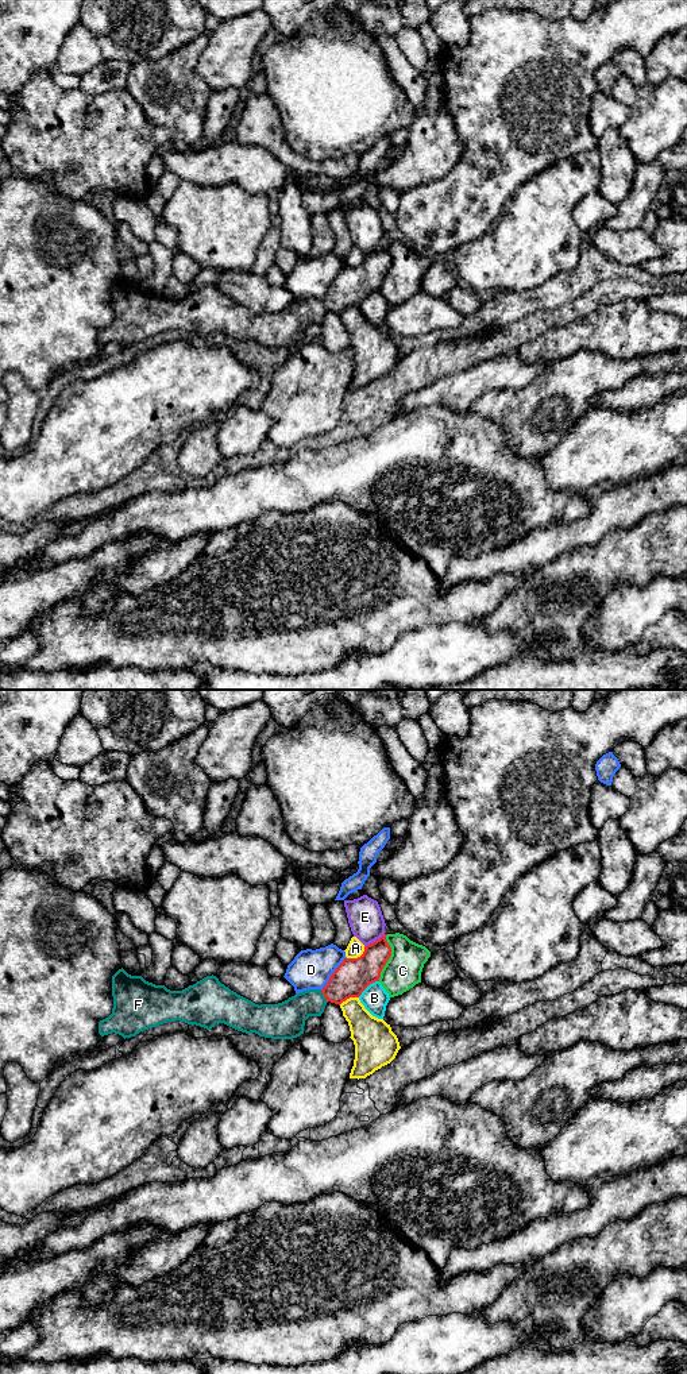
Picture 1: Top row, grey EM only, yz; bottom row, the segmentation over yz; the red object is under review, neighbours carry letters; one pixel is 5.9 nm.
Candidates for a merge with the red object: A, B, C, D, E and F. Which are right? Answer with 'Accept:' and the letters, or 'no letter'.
Accept: F

